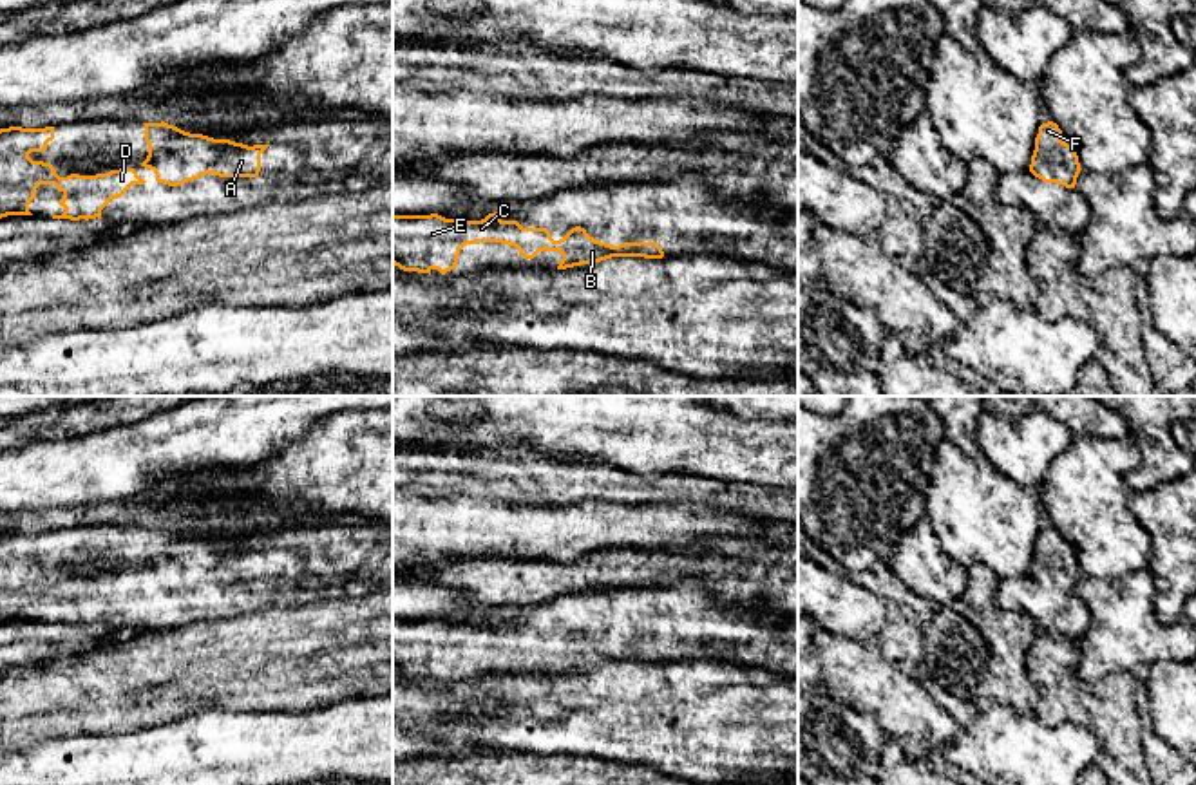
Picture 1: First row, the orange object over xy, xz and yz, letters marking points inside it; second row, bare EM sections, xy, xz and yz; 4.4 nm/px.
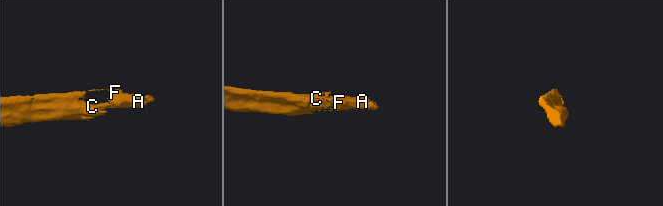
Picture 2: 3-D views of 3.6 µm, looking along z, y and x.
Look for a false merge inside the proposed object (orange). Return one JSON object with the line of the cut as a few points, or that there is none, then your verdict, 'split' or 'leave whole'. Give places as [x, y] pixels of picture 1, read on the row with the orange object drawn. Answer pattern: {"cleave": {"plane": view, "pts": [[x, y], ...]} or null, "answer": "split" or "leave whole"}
{"cleave": null, "answer": "leave whole"}

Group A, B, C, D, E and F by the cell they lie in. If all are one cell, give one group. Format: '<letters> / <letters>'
A B C D E F

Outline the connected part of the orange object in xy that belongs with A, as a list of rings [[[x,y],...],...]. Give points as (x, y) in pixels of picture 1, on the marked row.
[[[165,121],[143,123],[148,156],[141,166],[156,174],[156,181],[179,186],[206,174],[219,177],[257,177],[261,154],[270,145],[242,145],[190,134]]]

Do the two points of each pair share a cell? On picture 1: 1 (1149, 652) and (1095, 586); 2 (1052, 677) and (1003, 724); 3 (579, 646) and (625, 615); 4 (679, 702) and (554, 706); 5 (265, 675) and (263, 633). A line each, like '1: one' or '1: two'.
1: one
2: two
3: one
4: one
5: one

